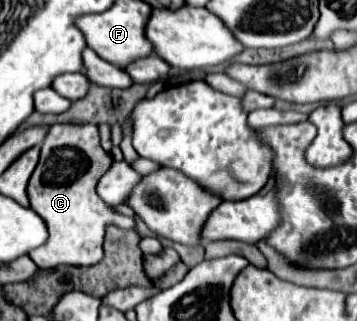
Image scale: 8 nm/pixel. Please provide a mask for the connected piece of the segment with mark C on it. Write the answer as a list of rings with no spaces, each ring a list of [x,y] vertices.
[[[54,123],[44,139],[40,161],[28,183],[30,207],[48,225],[48,241],[28,255],[38,269],[54,269],[58,265],[96,265],[102,259],[102,241],[108,225],[120,229],[136,229],[136,219],[118,213],[96,195],[96,183],[112,167],[112,155],[100,147],[98,125]]]

